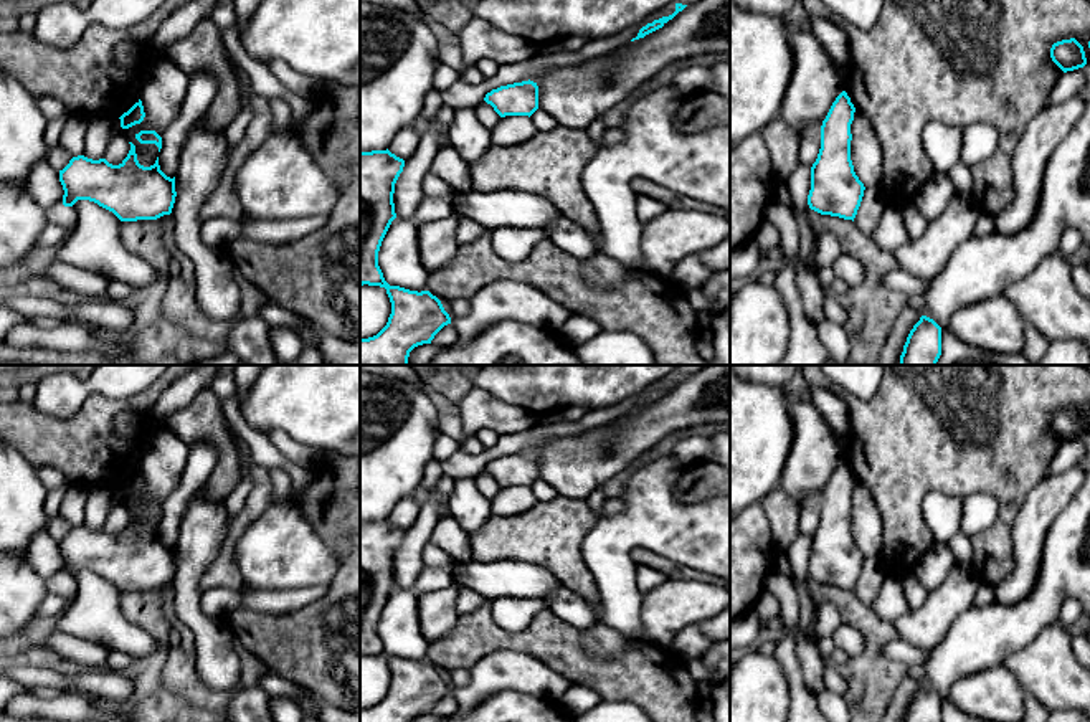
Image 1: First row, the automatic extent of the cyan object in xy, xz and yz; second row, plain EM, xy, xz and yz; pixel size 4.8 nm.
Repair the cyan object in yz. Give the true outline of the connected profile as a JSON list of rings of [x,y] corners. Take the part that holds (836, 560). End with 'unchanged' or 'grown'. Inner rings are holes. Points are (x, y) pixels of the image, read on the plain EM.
[[[842,461],[821,496],[821,519],[811,537],[808,575],[821,585],[852,590],[864,567],[864,553],[851,530],[851,494],[855,477]]]; unchanged

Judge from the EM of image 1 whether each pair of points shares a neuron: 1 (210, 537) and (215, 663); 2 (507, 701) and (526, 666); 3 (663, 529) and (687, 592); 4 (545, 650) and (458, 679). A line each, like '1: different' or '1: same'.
1: same
2: different
3: different
4: different

